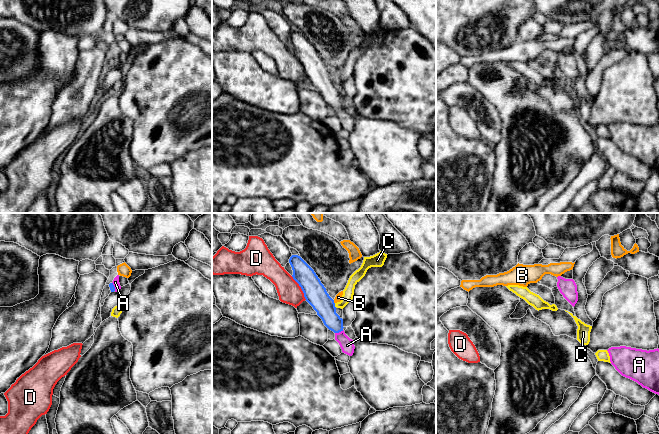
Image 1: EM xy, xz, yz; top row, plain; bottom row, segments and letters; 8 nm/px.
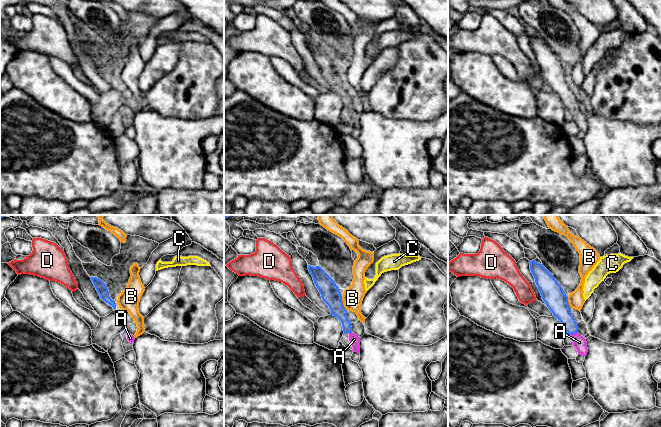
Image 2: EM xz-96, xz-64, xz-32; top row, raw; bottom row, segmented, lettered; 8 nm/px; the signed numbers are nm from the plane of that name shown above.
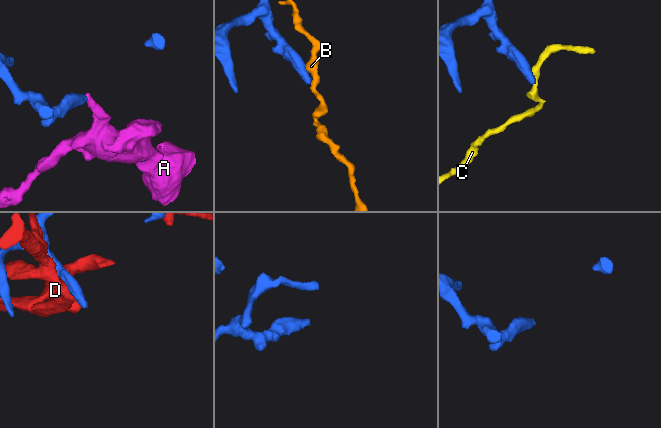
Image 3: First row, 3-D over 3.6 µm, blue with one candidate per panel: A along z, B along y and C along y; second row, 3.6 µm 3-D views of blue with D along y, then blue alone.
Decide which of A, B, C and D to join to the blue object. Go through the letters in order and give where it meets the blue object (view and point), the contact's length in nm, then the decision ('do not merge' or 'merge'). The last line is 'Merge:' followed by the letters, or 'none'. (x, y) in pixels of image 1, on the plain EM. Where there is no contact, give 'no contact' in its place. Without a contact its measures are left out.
A: xz (339, 107) | 80 nm | merge
B: xz (333, 78) | 30 nm | do not merge
C: xz (334, 81) | 40 nm | do not merge
D: xz (301, 64) | 220 nm | do not merge
Merge: A

